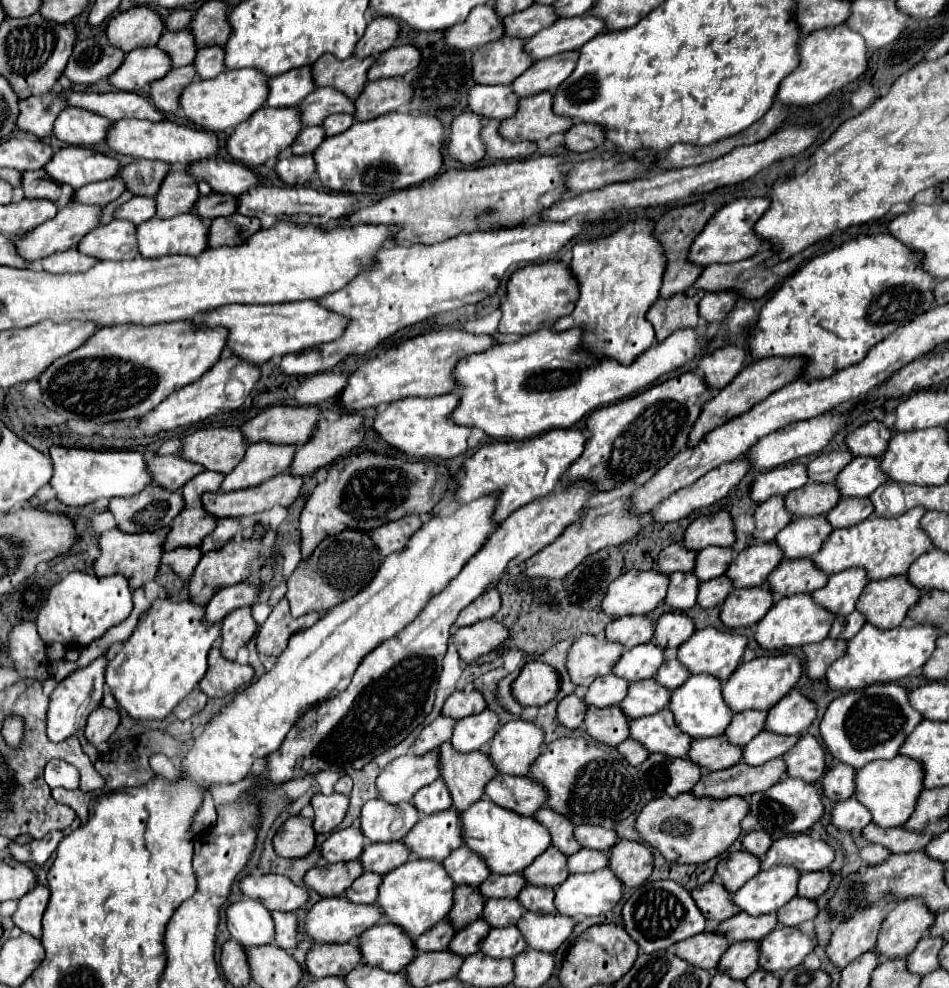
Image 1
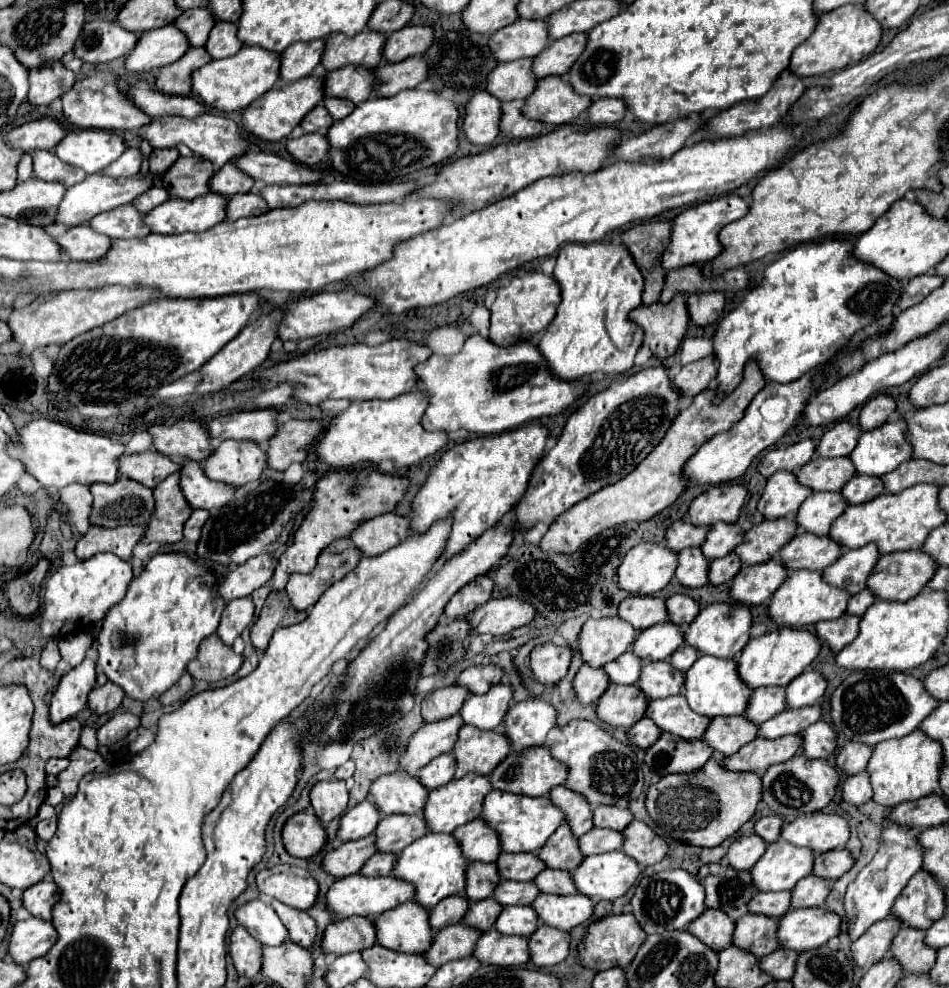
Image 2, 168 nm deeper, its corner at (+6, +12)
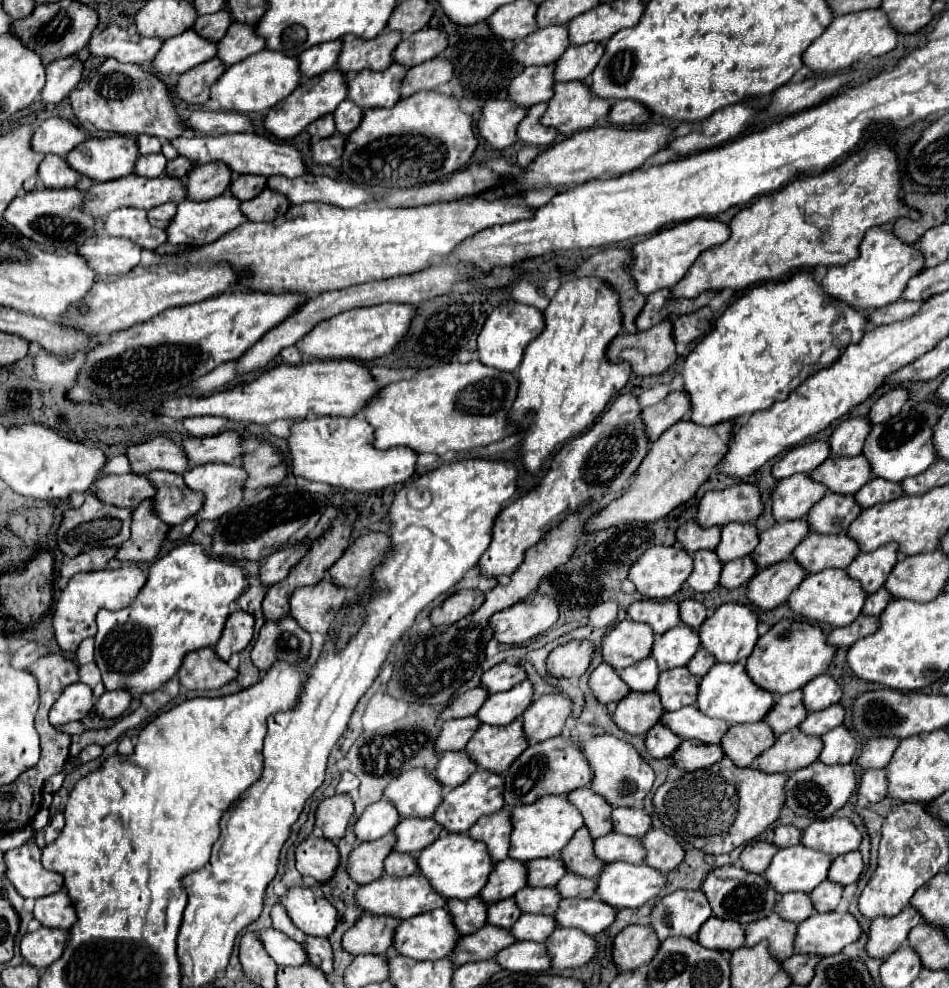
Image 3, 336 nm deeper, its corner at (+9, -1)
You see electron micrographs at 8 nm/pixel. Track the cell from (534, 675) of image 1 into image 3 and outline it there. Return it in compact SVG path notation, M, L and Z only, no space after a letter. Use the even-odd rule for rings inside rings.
M572 640L558 646L548 656L548 670L560 678L580 678L594 658L594 644L590 640Z

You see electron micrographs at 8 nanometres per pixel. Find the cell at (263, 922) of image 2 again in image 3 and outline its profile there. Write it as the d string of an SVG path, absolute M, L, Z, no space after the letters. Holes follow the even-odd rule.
M274 928L268 930L260 930L258 936L262 938L262 944L266 946L266 950L270 950L270 956L280 964L280 966L302 966L302 964L310 964L308 954L304 952L304 948L288 938L286 934L280 934Z

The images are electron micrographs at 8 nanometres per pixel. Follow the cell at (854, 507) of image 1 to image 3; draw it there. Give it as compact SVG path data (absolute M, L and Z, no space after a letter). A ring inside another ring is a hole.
M872 478L870 482L866 482L866 486L862 486L862 490L858 490L858 494L854 498L862 508L870 508L870 506L880 504L880 502L896 500L902 494L904 494L904 490L902 490L900 482L890 482L884 478Z

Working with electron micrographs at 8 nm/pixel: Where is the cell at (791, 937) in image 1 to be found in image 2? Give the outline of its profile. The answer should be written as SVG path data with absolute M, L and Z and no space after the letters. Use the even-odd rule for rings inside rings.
M789 909L777 927L777 941L781 949L809 951L827 943L839 933L841 919L825 909Z

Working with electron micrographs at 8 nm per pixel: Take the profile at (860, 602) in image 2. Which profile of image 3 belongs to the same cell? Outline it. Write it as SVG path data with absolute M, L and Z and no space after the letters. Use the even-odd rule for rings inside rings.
M882 588L882 590L878 590L878 592L874 592L866 598L866 604L864 604L862 612L870 614L870 616L878 616L878 614L882 614L882 610L886 608L886 604L890 600L892 600L892 594L886 588Z

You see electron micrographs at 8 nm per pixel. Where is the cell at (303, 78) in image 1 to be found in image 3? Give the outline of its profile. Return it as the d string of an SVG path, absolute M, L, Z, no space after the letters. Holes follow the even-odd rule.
M342 38L334 42L324 42L322 46L312 46L310 50L304 50L298 60L300 60L300 70L302 76L318 76L330 68L336 66L338 54L342 50Z

